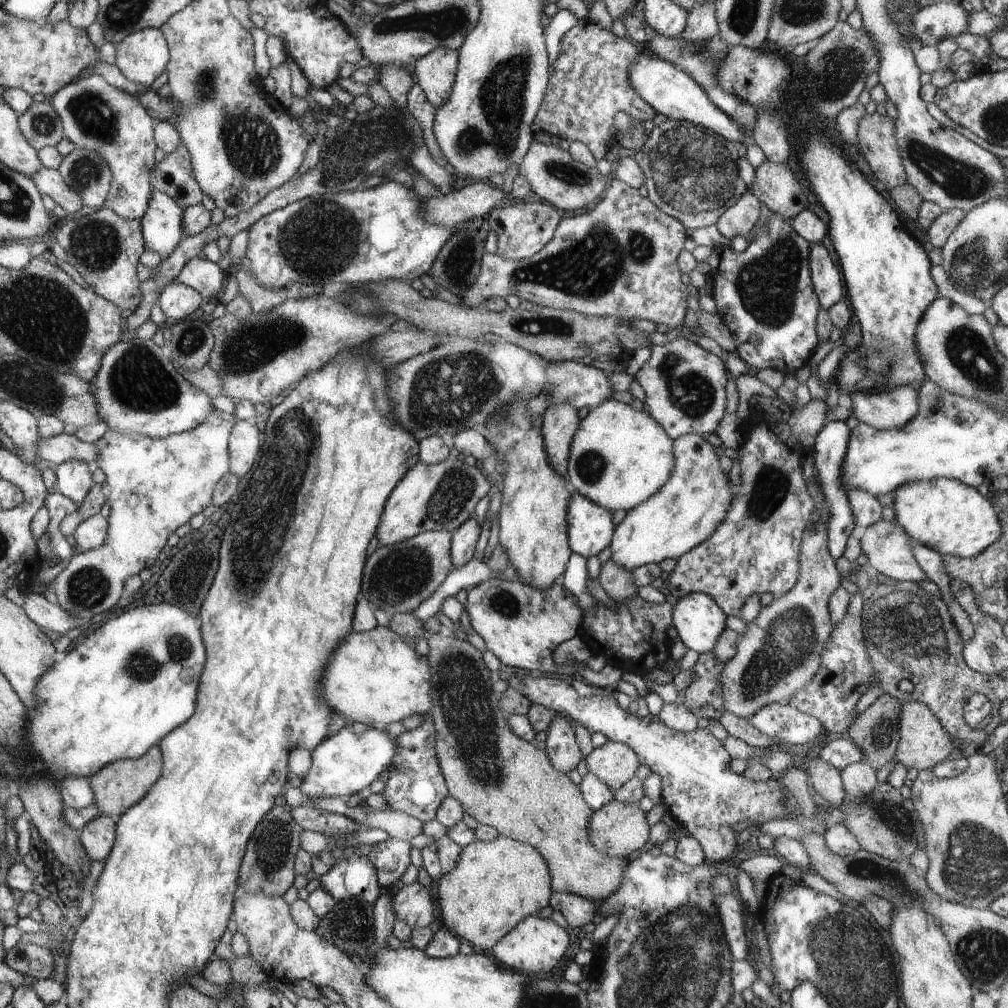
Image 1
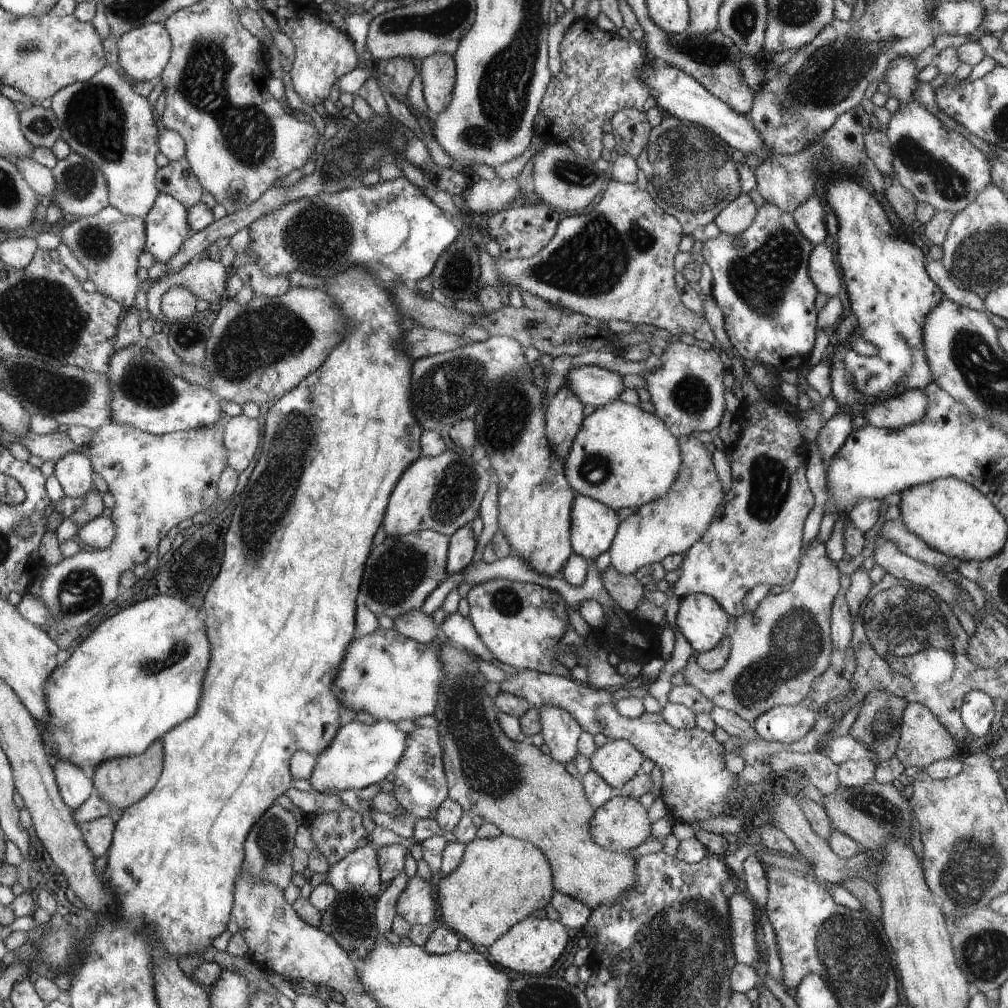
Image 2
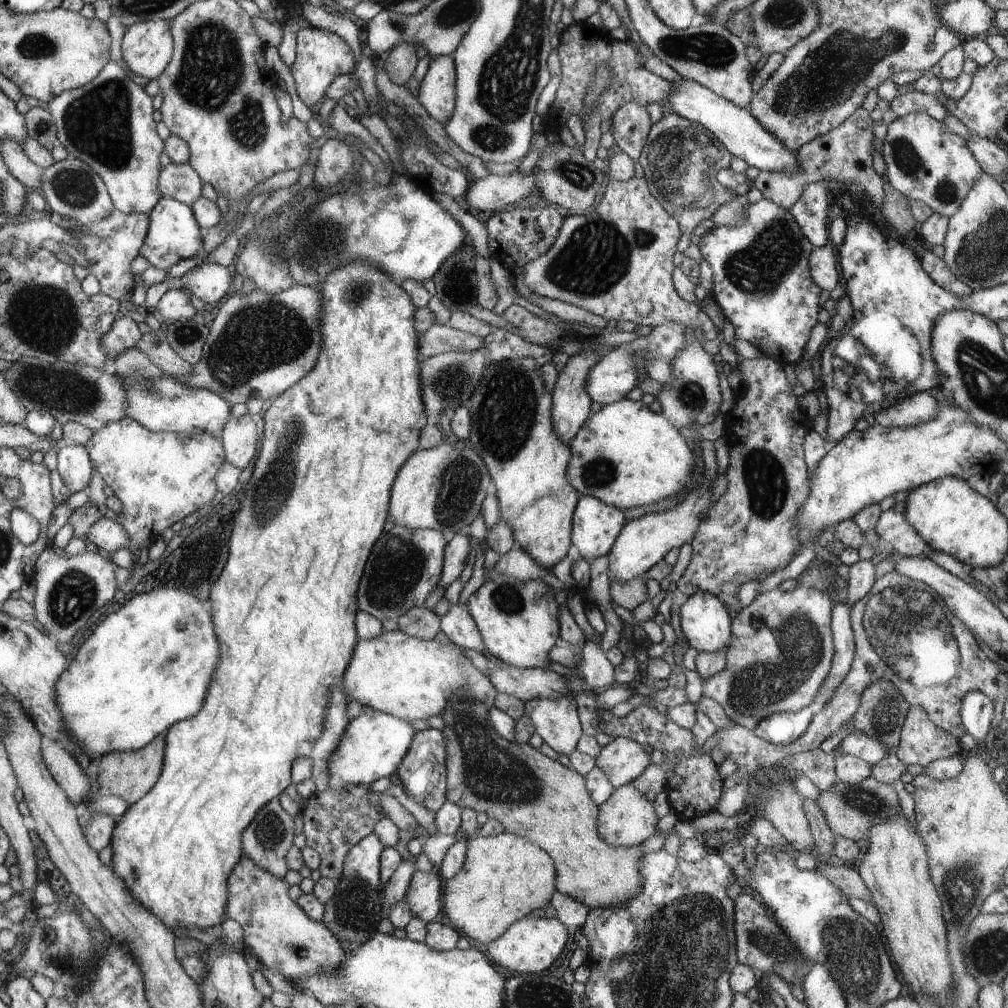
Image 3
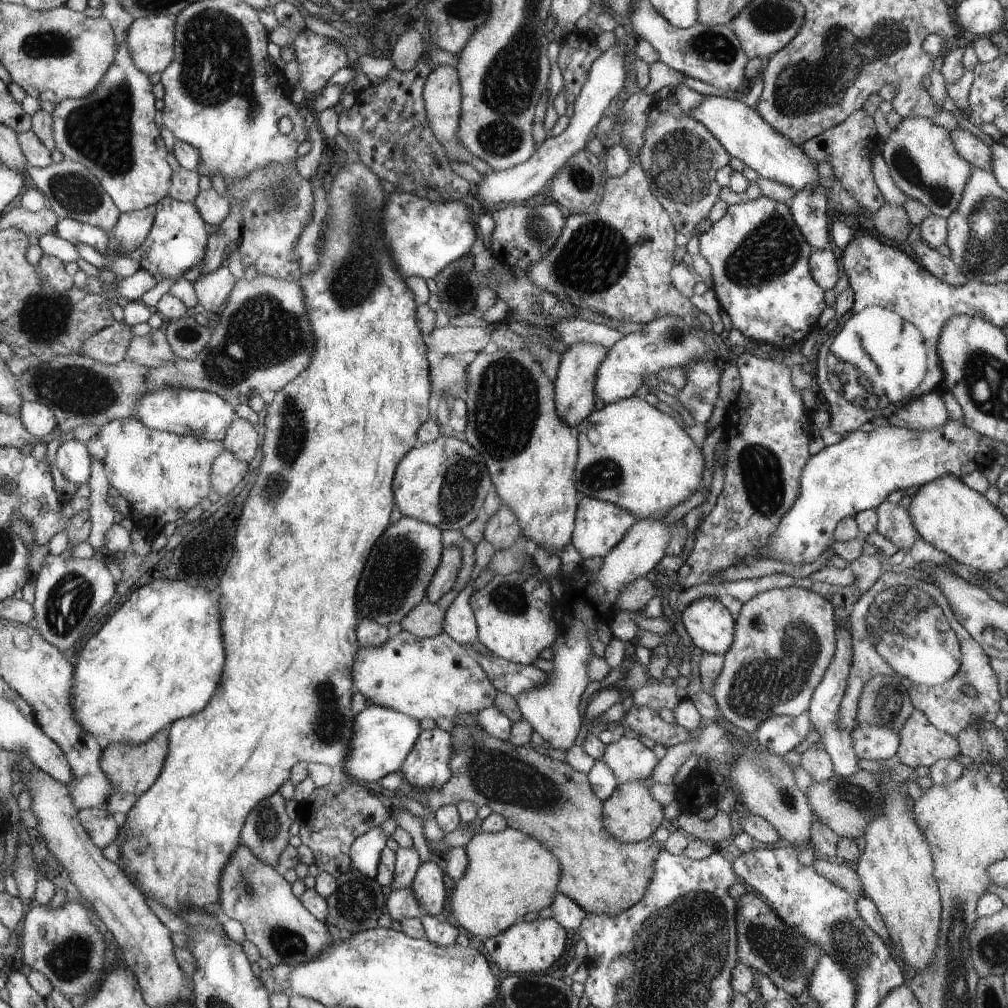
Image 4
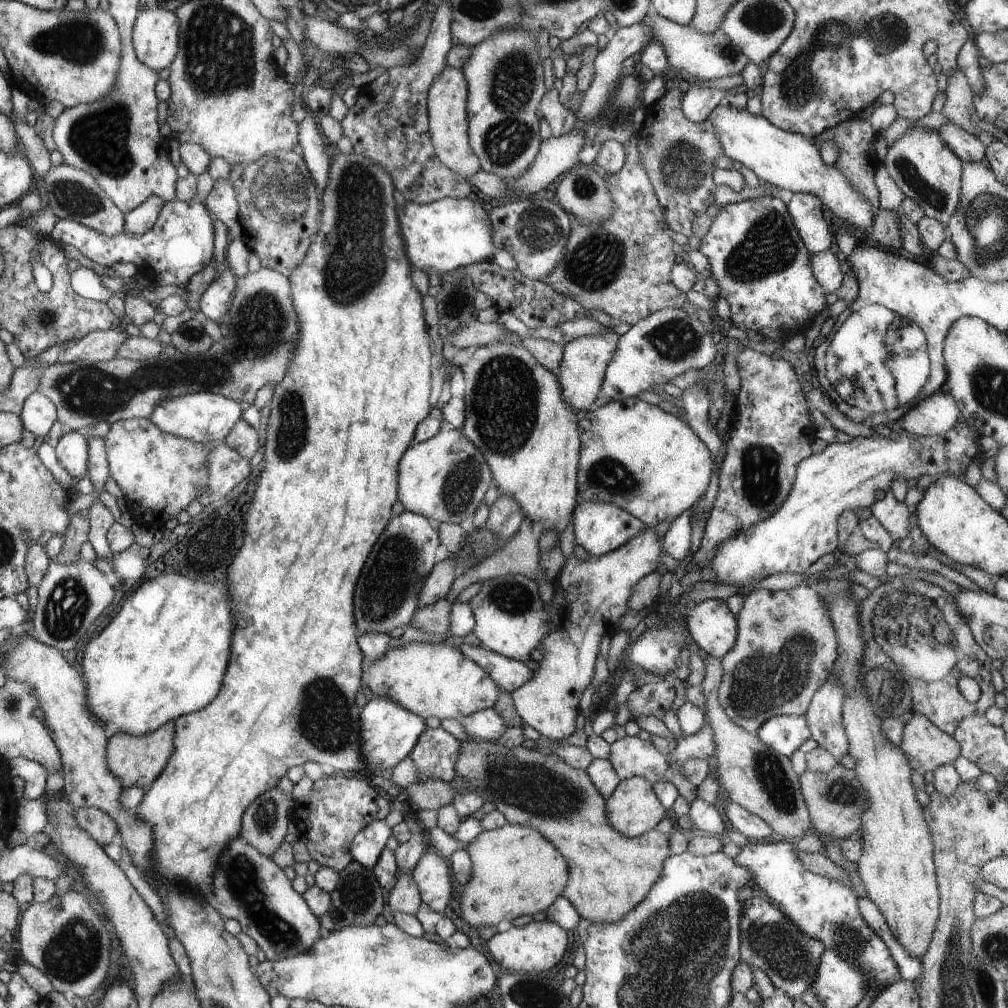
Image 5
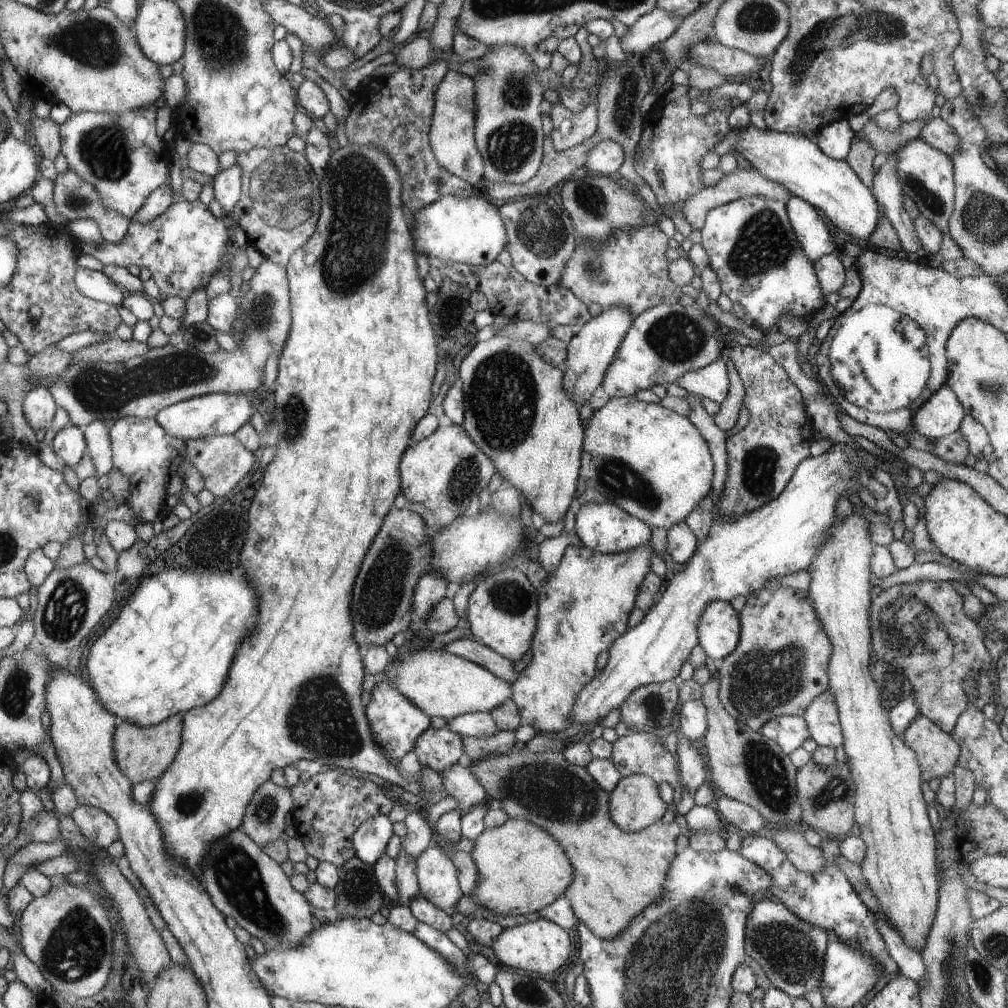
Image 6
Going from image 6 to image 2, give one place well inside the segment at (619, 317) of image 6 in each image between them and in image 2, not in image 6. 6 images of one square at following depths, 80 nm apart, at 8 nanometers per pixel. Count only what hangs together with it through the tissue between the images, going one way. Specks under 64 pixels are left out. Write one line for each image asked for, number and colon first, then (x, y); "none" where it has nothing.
2: (563, 415)
3: (571, 403)
4: (575, 383)
5: (584, 361)

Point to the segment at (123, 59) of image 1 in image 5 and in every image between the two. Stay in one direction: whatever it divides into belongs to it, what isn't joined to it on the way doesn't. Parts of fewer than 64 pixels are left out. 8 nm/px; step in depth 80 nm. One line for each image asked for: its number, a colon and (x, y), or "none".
2: (143, 53)
3: (147, 48)
4: (152, 41)
5: (156, 32)

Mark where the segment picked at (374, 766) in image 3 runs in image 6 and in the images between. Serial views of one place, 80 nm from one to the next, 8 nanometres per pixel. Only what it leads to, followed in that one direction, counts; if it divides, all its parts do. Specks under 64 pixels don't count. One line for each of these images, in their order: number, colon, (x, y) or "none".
4: (382, 738)
5: (389, 731)
6: (396, 723)

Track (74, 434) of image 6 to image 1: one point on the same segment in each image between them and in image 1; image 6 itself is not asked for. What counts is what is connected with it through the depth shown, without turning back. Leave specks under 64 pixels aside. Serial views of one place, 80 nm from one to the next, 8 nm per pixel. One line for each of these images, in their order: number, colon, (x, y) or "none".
1: (74, 478)
2: (74, 471)
3: (75, 467)
4: (73, 460)
5: (72, 450)

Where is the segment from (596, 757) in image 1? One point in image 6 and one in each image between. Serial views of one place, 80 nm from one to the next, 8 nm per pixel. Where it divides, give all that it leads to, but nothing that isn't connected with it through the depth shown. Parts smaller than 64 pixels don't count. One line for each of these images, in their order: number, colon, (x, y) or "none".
2: (617, 761)
3: (622, 760)
4: (629, 760)
5: (630, 756)
6: (638, 753)

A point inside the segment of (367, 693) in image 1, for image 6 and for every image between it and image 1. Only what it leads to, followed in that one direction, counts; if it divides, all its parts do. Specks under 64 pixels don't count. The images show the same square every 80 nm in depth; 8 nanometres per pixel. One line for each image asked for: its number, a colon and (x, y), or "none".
2: (393, 678)
3: (394, 673)
4: (424, 678)
5: (434, 679)
6: (440, 683)

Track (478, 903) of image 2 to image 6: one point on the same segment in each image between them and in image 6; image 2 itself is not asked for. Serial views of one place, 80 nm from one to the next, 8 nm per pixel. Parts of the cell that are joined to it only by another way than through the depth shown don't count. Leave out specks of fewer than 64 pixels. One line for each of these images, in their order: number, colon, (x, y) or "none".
3: (504, 877)
4: (509, 874)
5: (516, 870)
6: (522, 869)

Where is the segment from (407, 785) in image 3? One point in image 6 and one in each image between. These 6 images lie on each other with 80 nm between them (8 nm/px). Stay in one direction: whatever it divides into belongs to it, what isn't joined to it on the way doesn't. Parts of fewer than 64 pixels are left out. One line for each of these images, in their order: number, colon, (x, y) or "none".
4: (427, 767)
5: (435, 756)
6: (440, 749)

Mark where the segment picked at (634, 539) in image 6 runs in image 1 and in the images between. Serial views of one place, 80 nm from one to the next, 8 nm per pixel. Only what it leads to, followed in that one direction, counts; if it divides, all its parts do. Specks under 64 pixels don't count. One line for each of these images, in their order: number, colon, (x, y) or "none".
1: (590, 529)
2: (594, 525)
3: (596, 525)
4: (600, 525)
5: (599, 528)

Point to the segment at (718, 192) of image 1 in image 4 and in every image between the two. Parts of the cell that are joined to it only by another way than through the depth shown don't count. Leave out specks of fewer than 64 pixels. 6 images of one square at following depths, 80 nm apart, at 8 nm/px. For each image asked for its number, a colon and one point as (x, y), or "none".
2: (690, 172)
3: (681, 159)
4: (680, 156)

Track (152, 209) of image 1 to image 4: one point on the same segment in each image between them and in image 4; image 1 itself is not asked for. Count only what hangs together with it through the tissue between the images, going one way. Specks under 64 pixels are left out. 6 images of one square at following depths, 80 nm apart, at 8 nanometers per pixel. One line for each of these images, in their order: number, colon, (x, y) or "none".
2: (167, 227)
3: (174, 234)
4: (177, 241)

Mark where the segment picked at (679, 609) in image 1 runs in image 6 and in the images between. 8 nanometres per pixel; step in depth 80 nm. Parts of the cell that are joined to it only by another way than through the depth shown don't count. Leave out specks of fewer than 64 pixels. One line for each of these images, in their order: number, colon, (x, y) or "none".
2: (702, 621)
3: (705, 620)
4: (708, 622)
5: (712, 627)
6: (719, 629)

